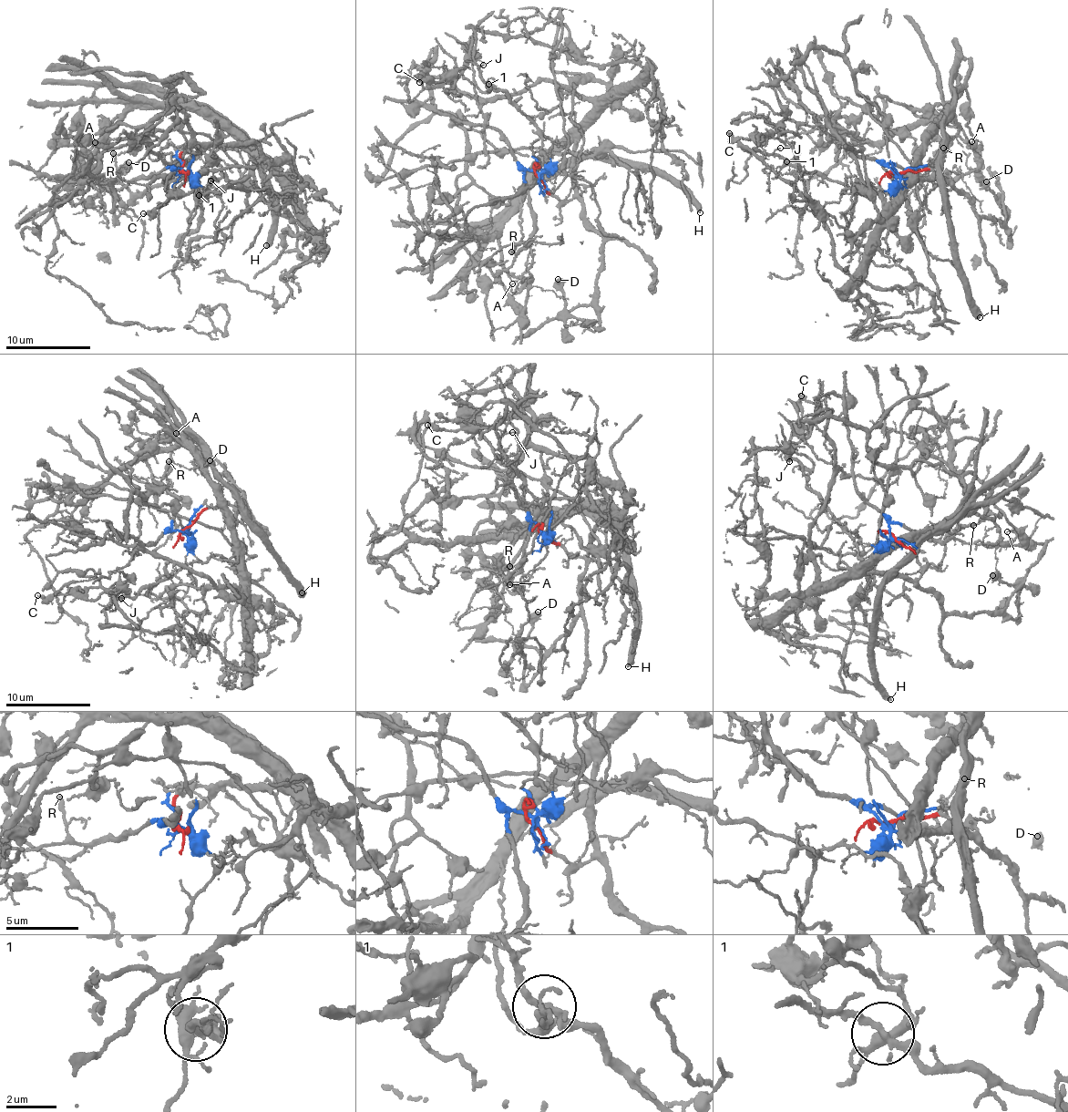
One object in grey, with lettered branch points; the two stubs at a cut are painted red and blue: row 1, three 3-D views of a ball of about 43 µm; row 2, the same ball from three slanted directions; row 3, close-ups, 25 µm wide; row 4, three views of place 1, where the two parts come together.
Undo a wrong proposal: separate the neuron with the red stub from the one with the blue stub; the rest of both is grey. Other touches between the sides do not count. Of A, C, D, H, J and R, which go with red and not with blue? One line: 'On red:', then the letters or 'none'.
On red: A, D, H

